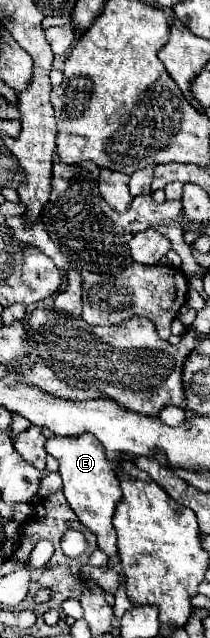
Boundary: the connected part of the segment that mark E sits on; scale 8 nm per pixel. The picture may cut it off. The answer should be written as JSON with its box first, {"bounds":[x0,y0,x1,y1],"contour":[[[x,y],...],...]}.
{"bounds":[46,436,122,558],"contour":[[[54,436],[52,440],[46,442],[46,452],[58,460],[58,472],[64,480],[64,496],[70,508],[76,512],[82,526],[86,526],[96,536],[96,544],[106,556],[110,558],[116,556],[118,546],[112,518],[116,512],[116,504],[122,498],[122,490],[120,480],[116,478],[112,462],[106,458],[102,444],[94,440],[94,436],[78,436],[78,438]]]}

